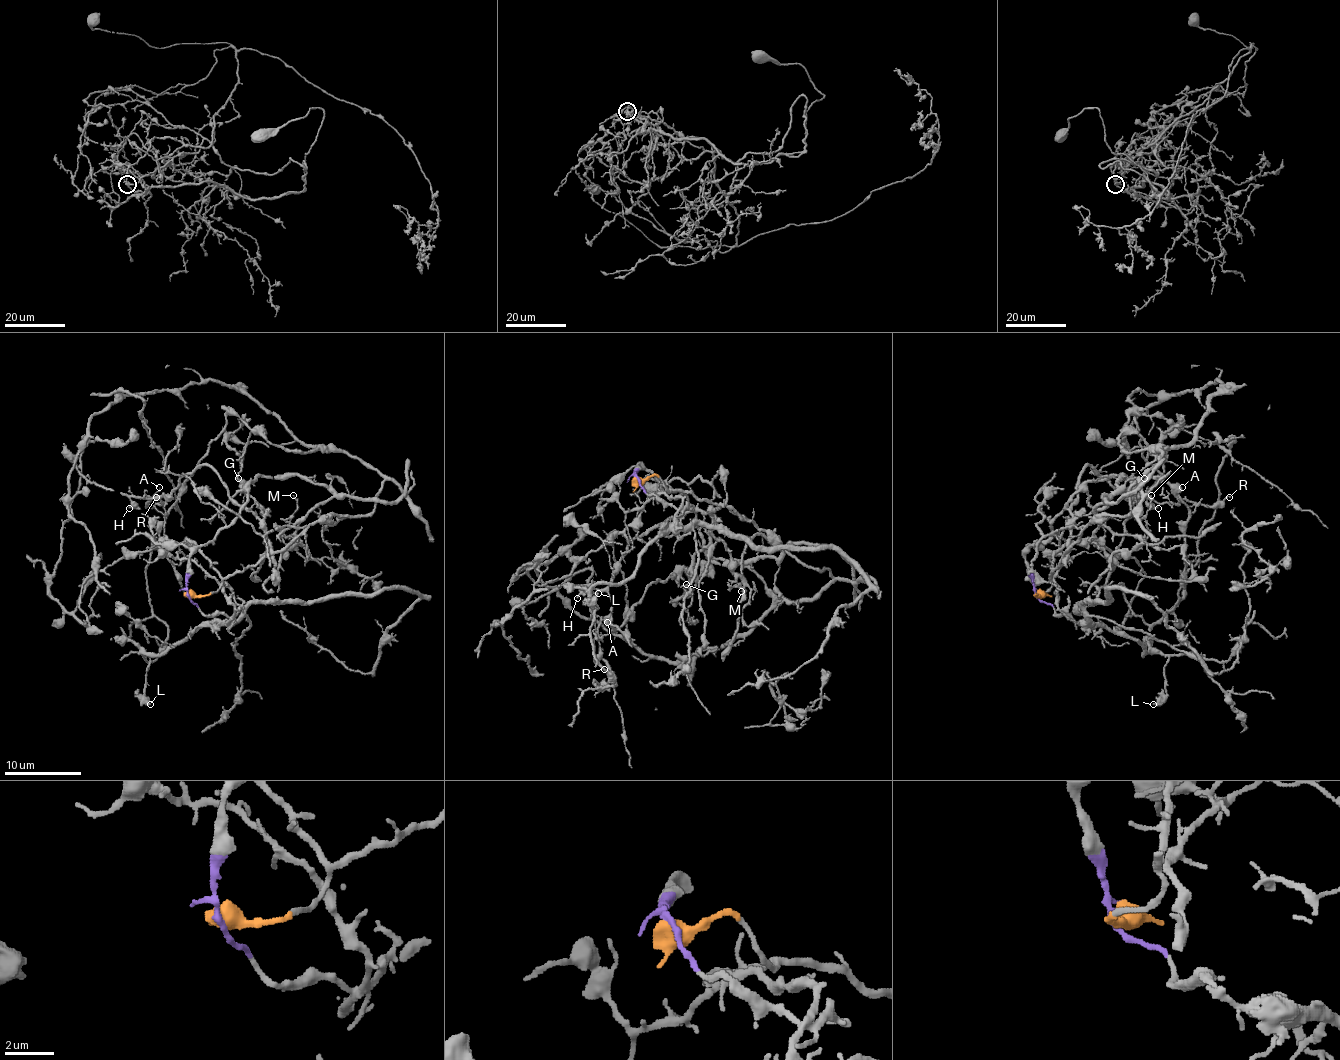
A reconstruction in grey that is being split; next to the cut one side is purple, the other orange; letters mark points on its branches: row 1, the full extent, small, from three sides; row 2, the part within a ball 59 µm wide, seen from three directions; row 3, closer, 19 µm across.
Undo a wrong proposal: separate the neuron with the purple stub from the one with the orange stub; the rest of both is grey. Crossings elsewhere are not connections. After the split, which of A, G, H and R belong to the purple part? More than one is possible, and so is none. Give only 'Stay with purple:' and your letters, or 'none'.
Stay with purple: none

